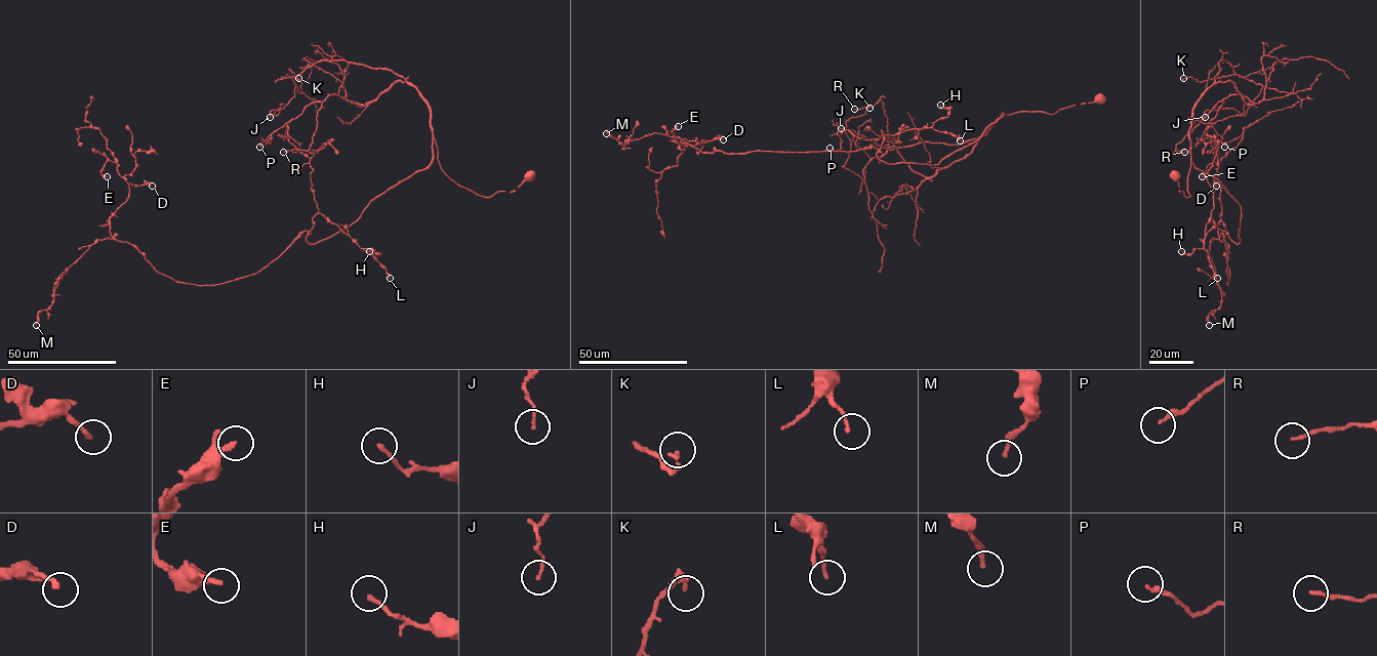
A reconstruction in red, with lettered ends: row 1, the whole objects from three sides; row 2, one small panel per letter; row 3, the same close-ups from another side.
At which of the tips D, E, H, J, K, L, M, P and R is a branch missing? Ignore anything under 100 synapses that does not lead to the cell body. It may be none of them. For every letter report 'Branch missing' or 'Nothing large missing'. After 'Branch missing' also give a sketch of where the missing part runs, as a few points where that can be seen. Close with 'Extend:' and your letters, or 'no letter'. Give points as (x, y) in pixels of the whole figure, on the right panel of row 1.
D: Nothing large missing
E: Nothing large missing
H: Nothing large missing
J: Nothing large missing
K: Nothing large missing
L: Nothing large missing
M: Nothing large missing
P: Nothing large missing
R: Nothing large missing
Extend: no letter

